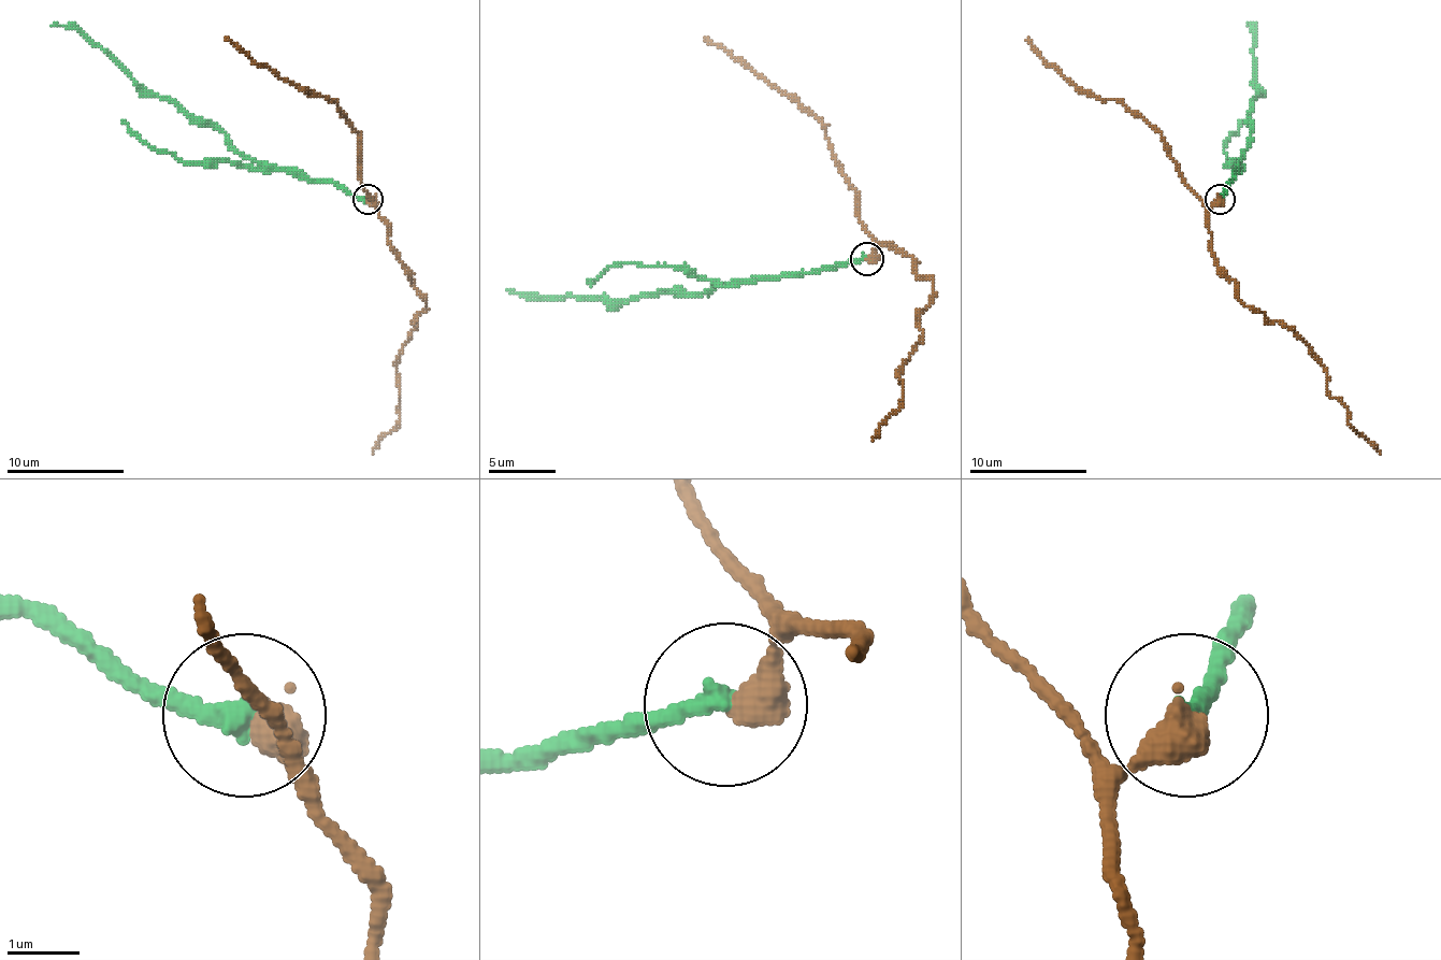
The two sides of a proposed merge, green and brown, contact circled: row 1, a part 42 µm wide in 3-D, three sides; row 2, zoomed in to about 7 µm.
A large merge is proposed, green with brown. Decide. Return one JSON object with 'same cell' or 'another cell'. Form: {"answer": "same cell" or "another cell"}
{"answer": "another cell"}

